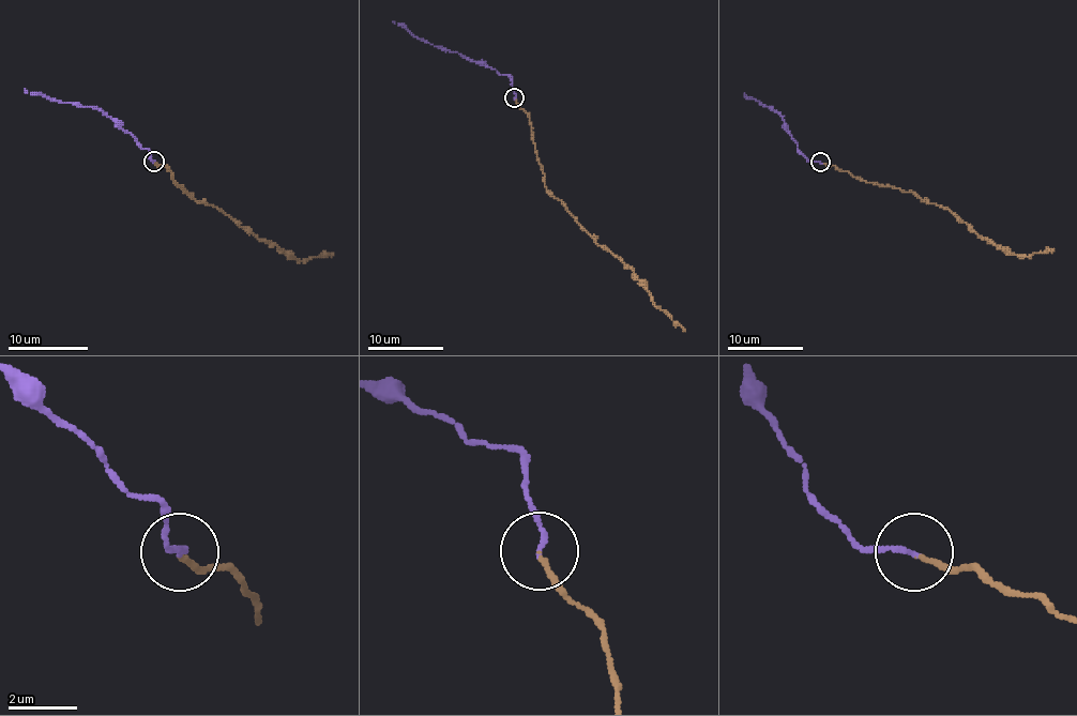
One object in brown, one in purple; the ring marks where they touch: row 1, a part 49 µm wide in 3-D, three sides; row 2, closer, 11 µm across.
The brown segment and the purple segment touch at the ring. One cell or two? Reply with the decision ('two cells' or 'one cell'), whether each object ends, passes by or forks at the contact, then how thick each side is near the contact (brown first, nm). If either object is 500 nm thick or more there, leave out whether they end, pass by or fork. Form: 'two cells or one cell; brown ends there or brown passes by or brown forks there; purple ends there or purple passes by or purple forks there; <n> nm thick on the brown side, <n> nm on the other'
one cell; brown ends there; purple ends there; 130 nm thick on the brown side, 140 nm on the other

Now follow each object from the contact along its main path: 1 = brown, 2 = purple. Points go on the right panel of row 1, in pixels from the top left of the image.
1: (820, 164), (947, 207), (977, 235), (987, 238), (1014, 255), (1029, 256), (1053, 248)
2: (820, 162), (810, 162), (798, 150), (778, 113), (744, 97), (744, 93)

